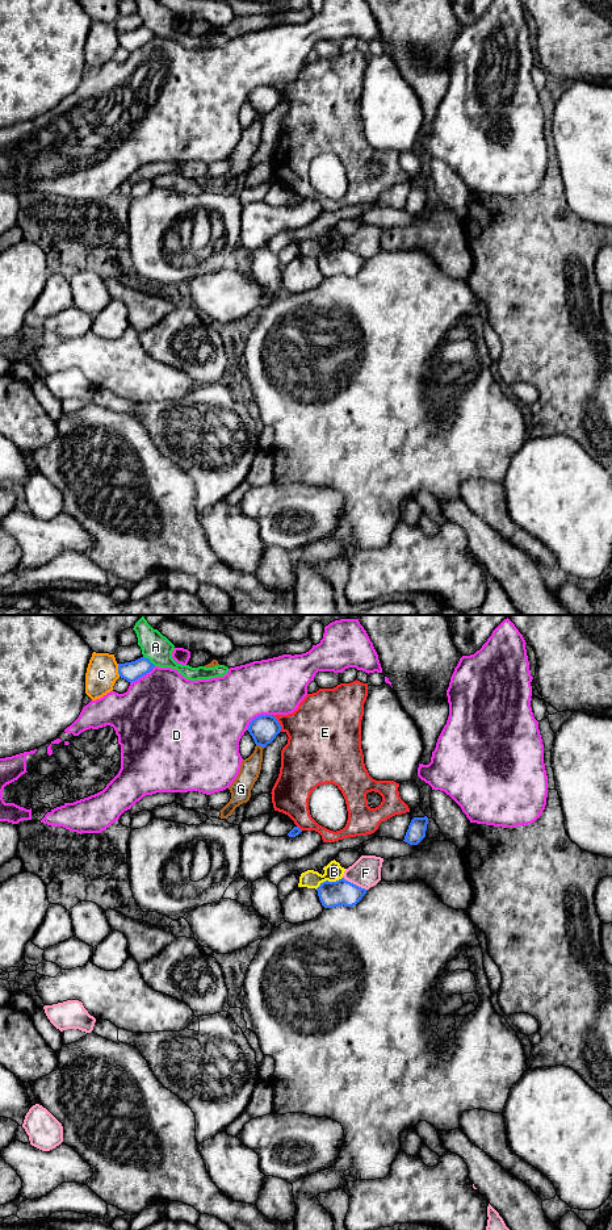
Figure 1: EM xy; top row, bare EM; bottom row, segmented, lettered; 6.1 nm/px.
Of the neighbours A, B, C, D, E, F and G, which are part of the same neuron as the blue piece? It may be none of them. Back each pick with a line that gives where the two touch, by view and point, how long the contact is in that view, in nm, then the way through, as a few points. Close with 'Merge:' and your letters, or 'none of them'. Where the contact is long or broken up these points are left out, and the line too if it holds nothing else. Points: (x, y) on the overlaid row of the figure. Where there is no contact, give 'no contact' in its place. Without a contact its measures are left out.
Merge: none of them

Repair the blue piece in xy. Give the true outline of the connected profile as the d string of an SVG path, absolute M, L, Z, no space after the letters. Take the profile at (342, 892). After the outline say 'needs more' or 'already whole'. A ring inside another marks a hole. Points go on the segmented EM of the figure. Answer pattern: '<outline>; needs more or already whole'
M344 878L336 882L323 882L317 888L319 900L324 908L335 908L339 905L356 905L368 890L361 888Z; already whole

